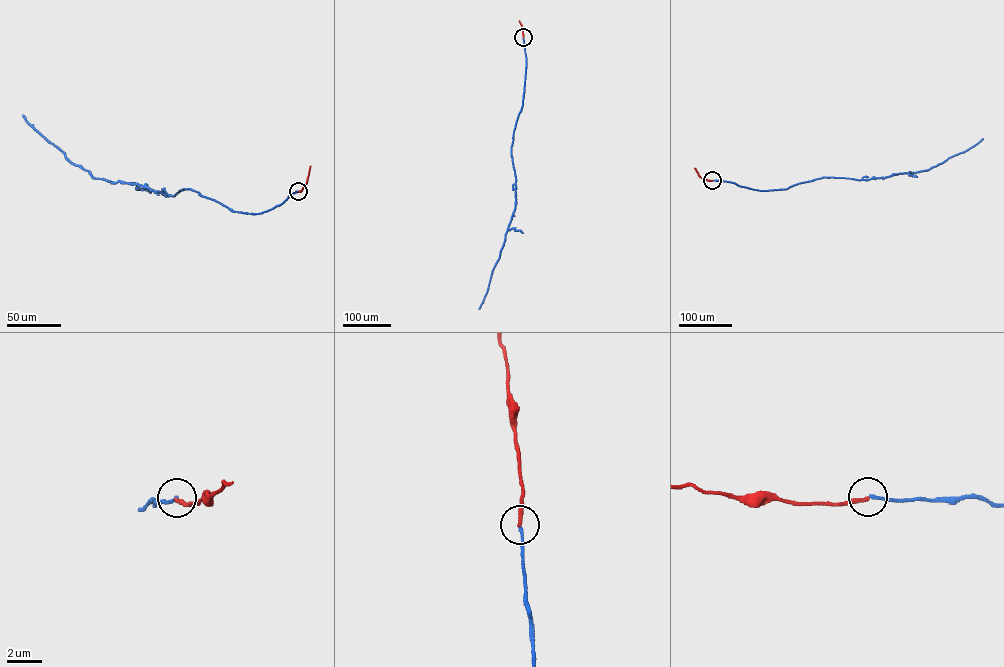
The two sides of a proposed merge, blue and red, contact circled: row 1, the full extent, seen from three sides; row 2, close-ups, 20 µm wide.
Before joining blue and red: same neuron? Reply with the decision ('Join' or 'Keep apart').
Keep apart

